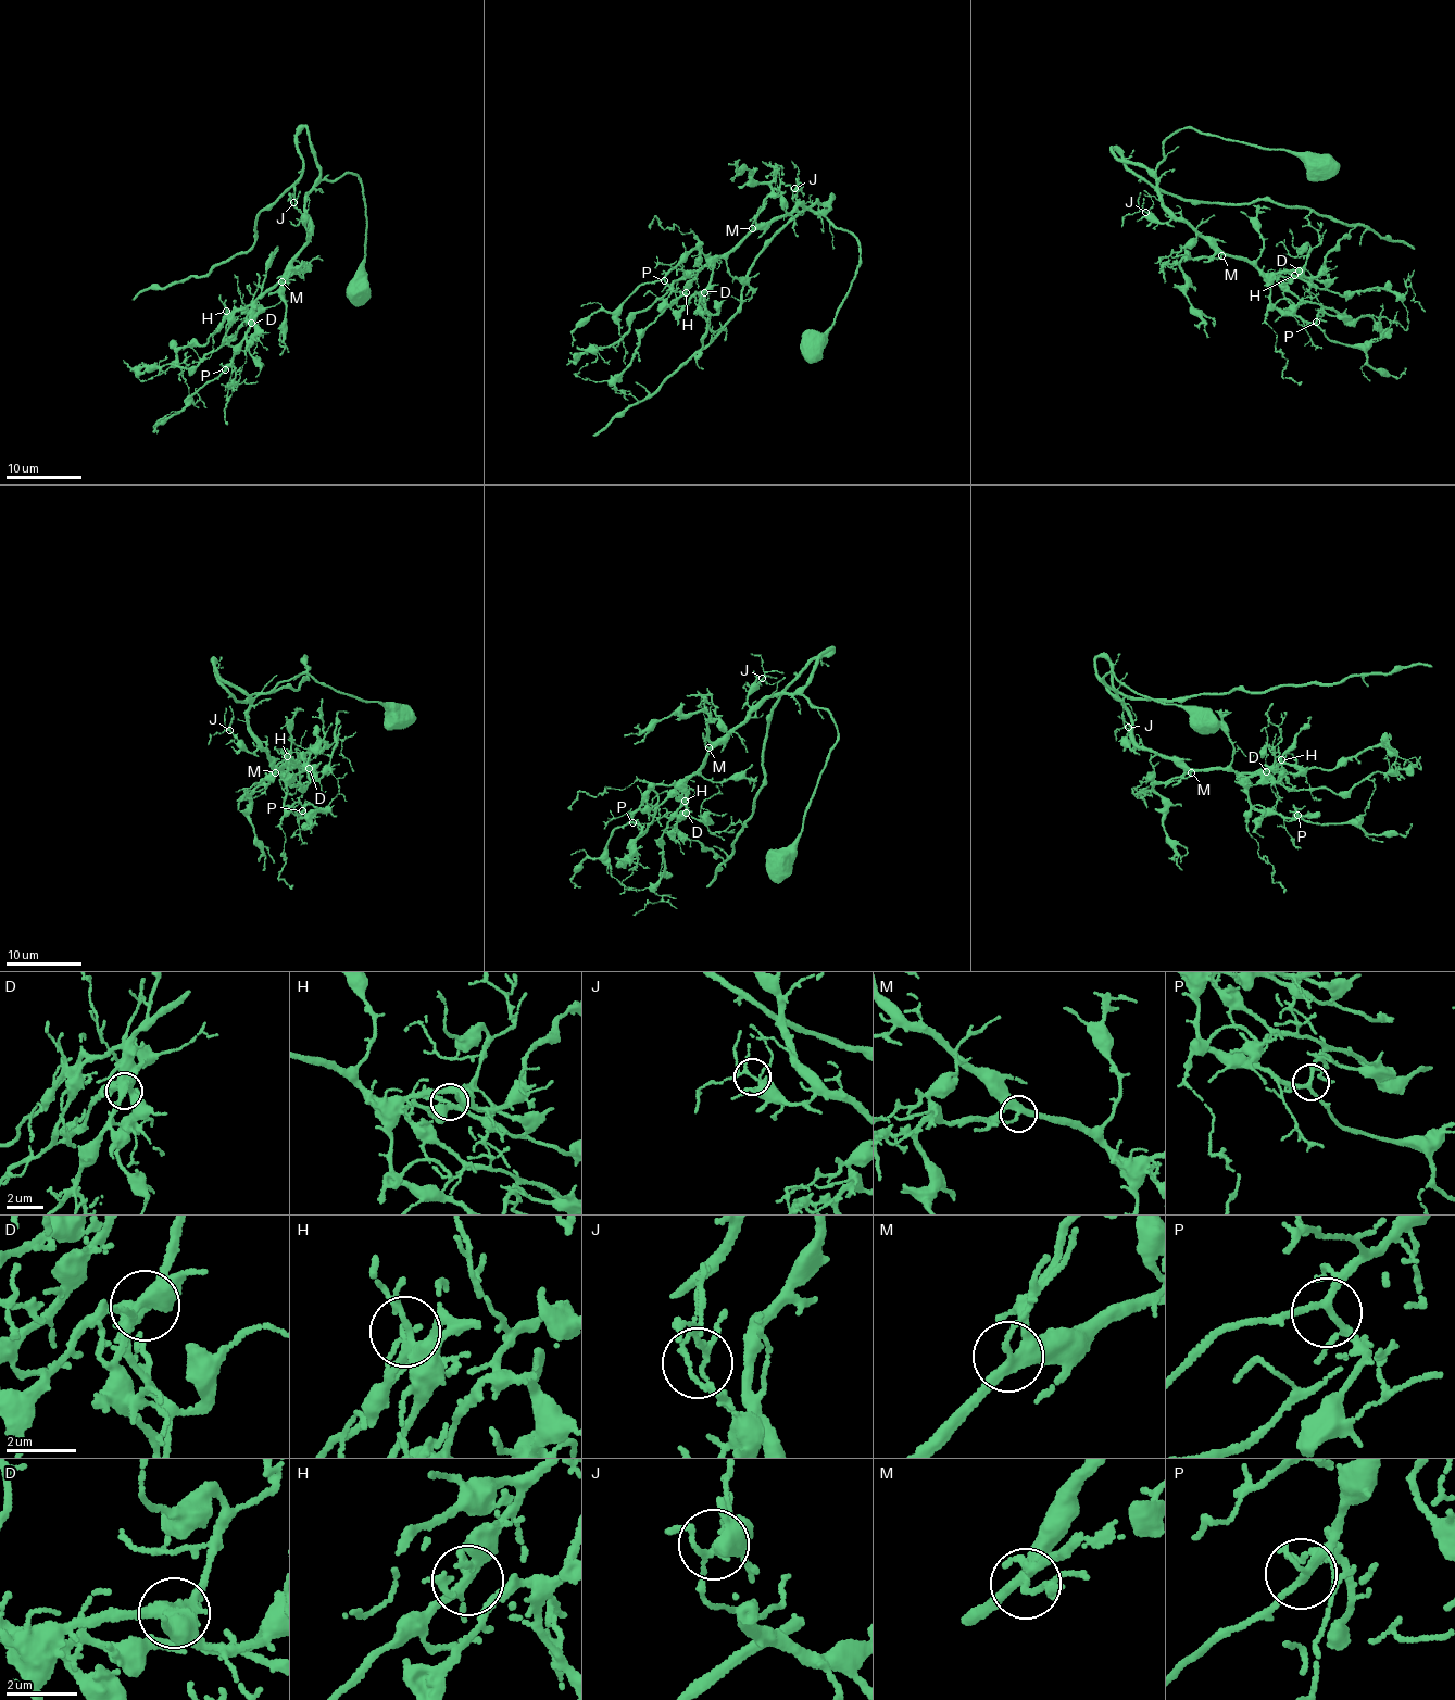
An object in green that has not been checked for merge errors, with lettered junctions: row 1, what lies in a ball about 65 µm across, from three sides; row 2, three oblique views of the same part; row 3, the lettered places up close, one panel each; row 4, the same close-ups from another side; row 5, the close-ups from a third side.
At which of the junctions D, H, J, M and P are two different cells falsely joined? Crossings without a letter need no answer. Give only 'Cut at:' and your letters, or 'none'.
Cut at: none

